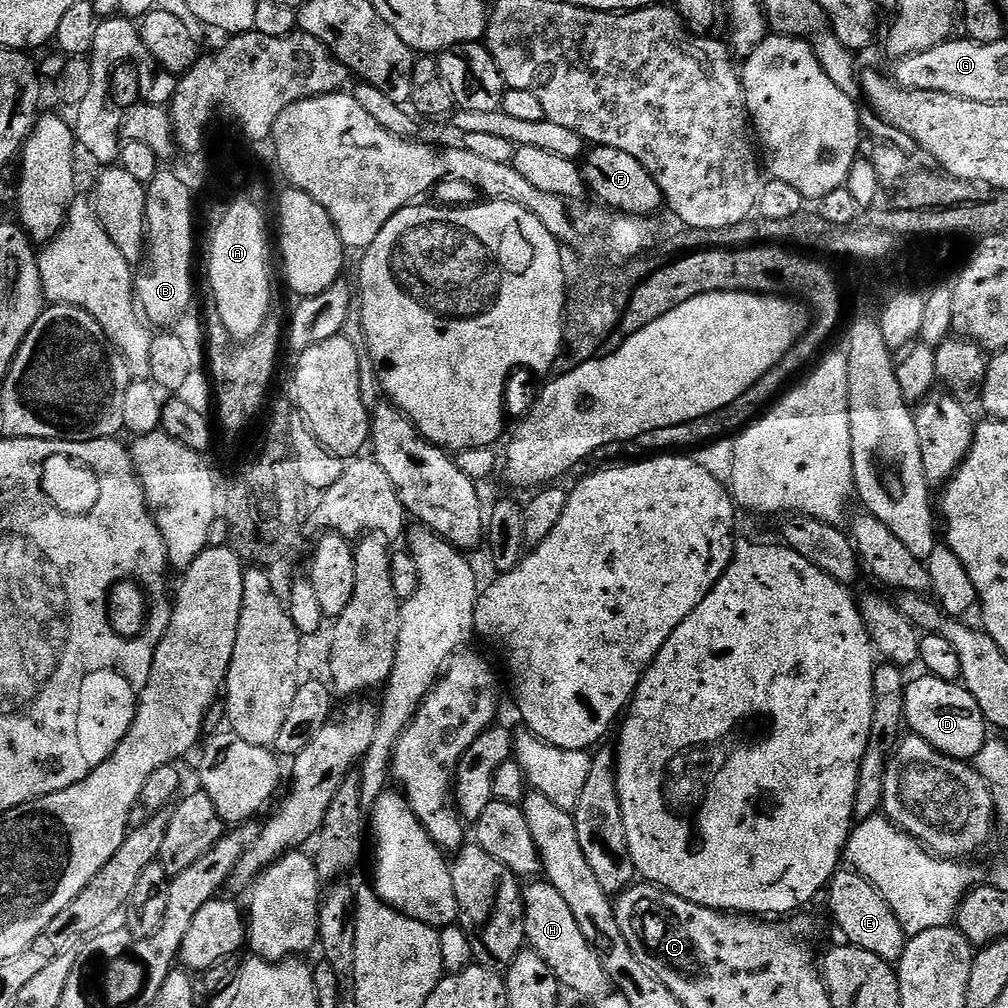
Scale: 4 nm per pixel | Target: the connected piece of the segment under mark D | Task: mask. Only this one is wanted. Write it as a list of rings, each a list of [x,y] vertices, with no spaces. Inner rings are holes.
[[[920,674],[917,680],[909,679],[905,683],[904,718],[907,727],[915,735],[922,737],[927,744],[934,746],[934,750],[938,750],[943,756],[949,756],[955,760],[965,762],[975,761],[975,756],[977,755],[979,757],[983,753],[984,745],[990,739],[990,725],[985,720],[978,702],[974,702],[974,694],[970,694],[970,690],[965,688],[963,683],[943,680],[937,676]]]

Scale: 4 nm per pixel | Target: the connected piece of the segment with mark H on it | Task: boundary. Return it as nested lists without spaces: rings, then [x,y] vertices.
[[[543,878],[525,883],[522,891],[524,893],[524,939],[527,947],[534,954],[538,954],[538,958],[542,958],[546,966],[550,966],[554,978],[558,978],[561,989],[568,991],[569,988],[570,991],[577,992],[588,1000],[596,1000],[607,992],[611,993],[613,987],[610,978],[598,962],[598,954],[590,946],[590,942],[586,942],[586,937],[578,927],[570,906],[566,906],[562,894],[558,894],[558,890],[554,890],[554,886]]]

